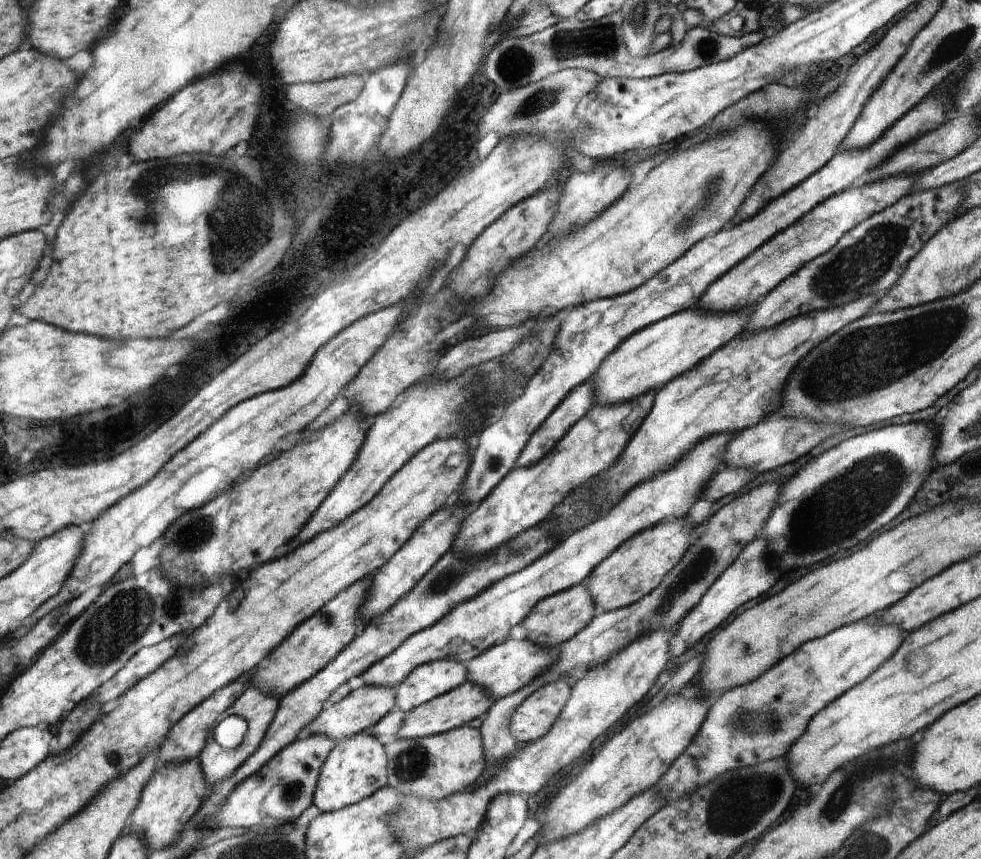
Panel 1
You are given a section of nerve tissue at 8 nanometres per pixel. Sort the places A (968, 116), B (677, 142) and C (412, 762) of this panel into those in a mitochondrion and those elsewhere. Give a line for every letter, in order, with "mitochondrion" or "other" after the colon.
A: other
B: other
C: mitochondrion

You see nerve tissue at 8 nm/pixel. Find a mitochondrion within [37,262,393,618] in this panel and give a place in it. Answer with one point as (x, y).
(191, 536)

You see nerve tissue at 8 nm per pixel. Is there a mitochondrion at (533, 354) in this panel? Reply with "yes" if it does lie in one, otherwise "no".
yes

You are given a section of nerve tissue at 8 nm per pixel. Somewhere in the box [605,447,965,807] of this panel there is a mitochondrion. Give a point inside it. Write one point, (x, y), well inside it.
(855, 501)

